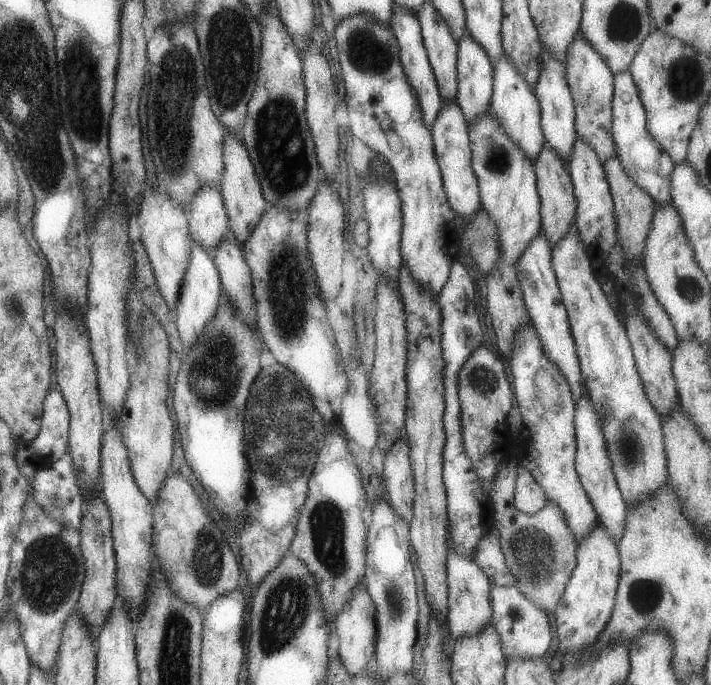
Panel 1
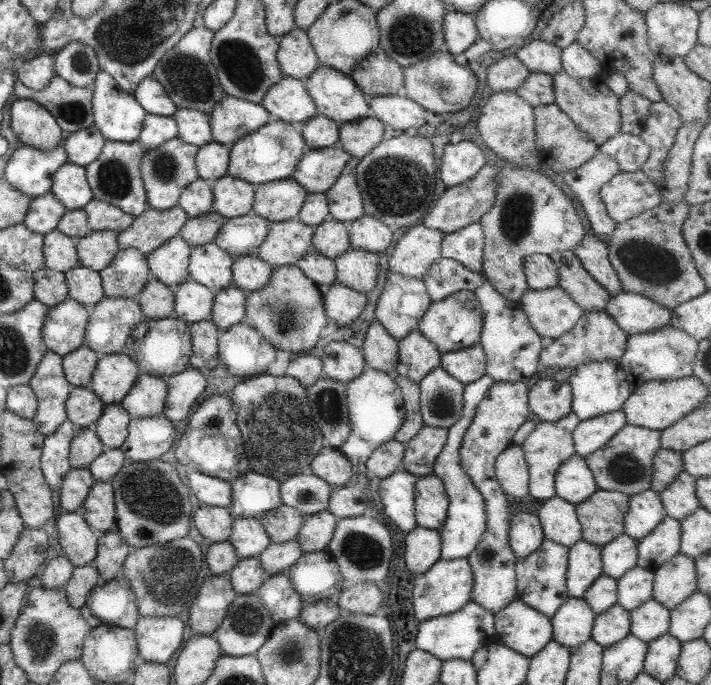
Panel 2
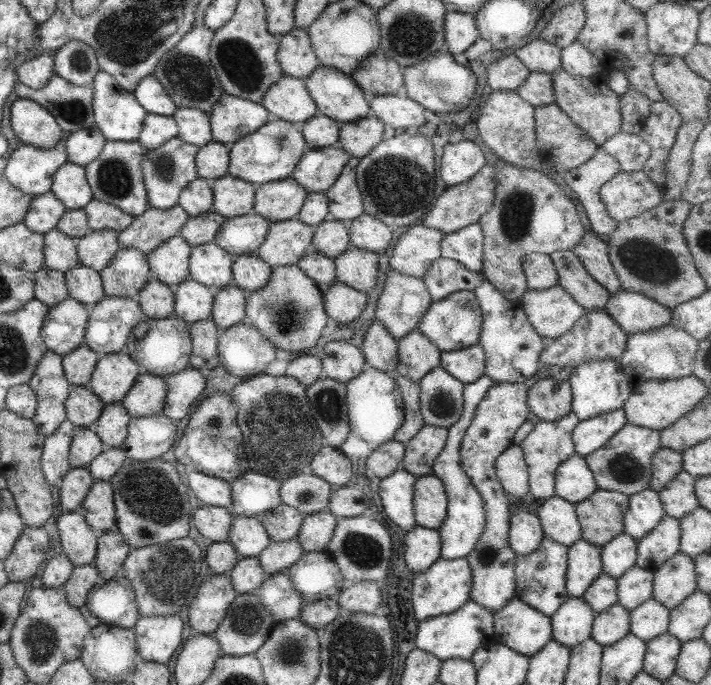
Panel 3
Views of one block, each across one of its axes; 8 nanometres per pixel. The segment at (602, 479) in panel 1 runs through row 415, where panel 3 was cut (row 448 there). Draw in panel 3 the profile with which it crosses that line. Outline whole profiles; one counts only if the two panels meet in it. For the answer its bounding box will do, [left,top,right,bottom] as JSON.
[571,409,625,458]

